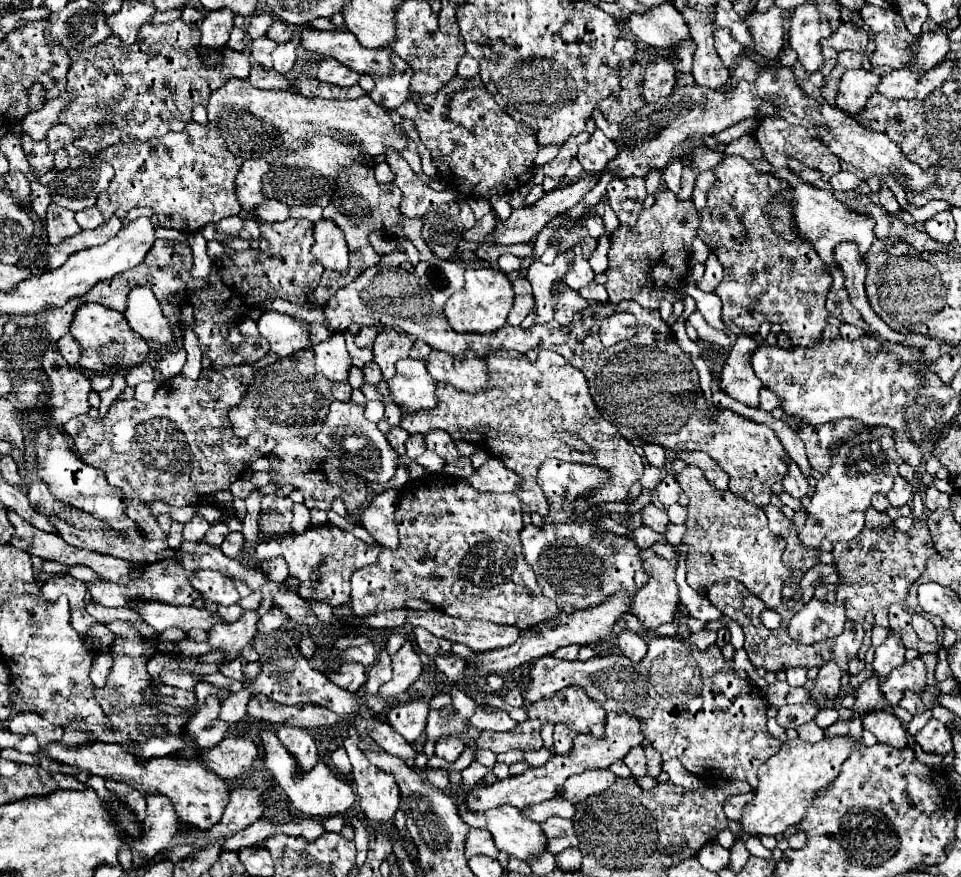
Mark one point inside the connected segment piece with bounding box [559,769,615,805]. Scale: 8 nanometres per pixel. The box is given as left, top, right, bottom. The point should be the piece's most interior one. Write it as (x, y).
(578, 788)

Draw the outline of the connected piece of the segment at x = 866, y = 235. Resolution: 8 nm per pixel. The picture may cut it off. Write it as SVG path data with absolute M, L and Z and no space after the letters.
M801 185L797 189L789 189L787 193L783 193L779 199L781 201L789 201L791 207L793 207L793 217L795 217L795 227L797 231L813 243L813 247L817 249L819 257L823 259L825 265L831 267L831 277L833 277L833 291L839 291L843 289L845 285L845 275L839 267L839 263L833 259L833 251L835 247L841 243L841 241L853 241L857 247L859 247L859 253L861 257L869 251L873 239L875 239L875 233L873 233L873 219L867 217L867 215L861 215L857 211L851 211L849 207L845 207L843 203L839 203L829 191L821 191L821 189L815 189L811 185Z

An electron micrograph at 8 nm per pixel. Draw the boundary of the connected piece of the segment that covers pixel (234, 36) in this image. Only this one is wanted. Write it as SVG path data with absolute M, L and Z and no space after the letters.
M235 27L235 29L231 31L231 39L229 39L227 47L235 49L235 51L243 51L243 49L245 49L245 31L239 29L239 27Z

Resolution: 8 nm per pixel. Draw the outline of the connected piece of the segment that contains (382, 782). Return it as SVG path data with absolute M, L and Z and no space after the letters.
M347 725L351 733L351 741L343 741L343 747L351 759L353 765L353 777L357 783L357 795L361 811L367 819L381 823L381 821L393 821L397 809L399 809L399 785L395 785L395 779L377 767L373 767L363 753L359 753L359 747L355 745L355 729Z

